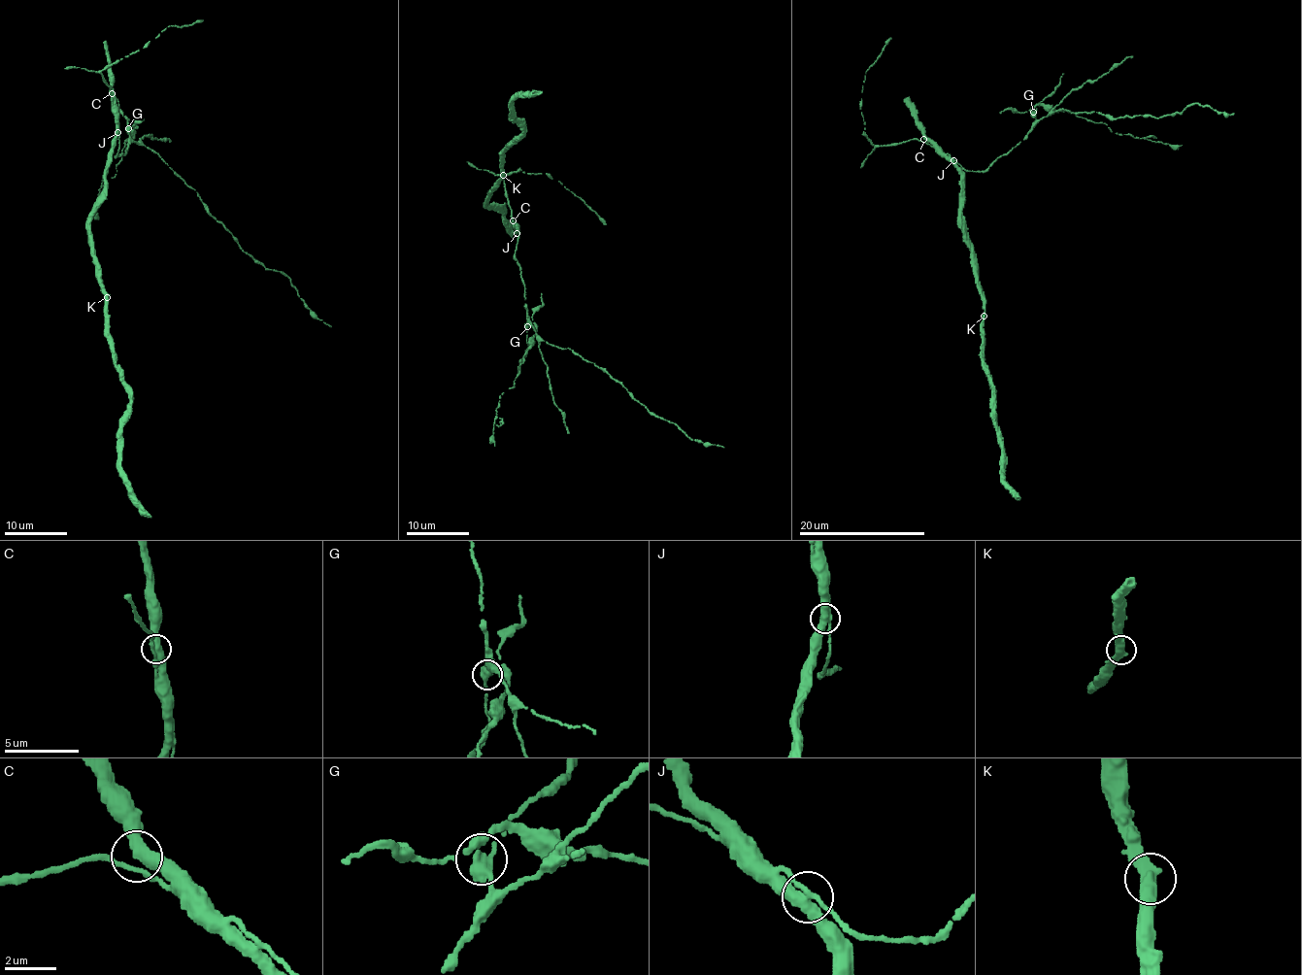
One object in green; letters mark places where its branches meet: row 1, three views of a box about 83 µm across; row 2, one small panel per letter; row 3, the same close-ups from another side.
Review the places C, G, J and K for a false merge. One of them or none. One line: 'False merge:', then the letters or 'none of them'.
False merge: G

